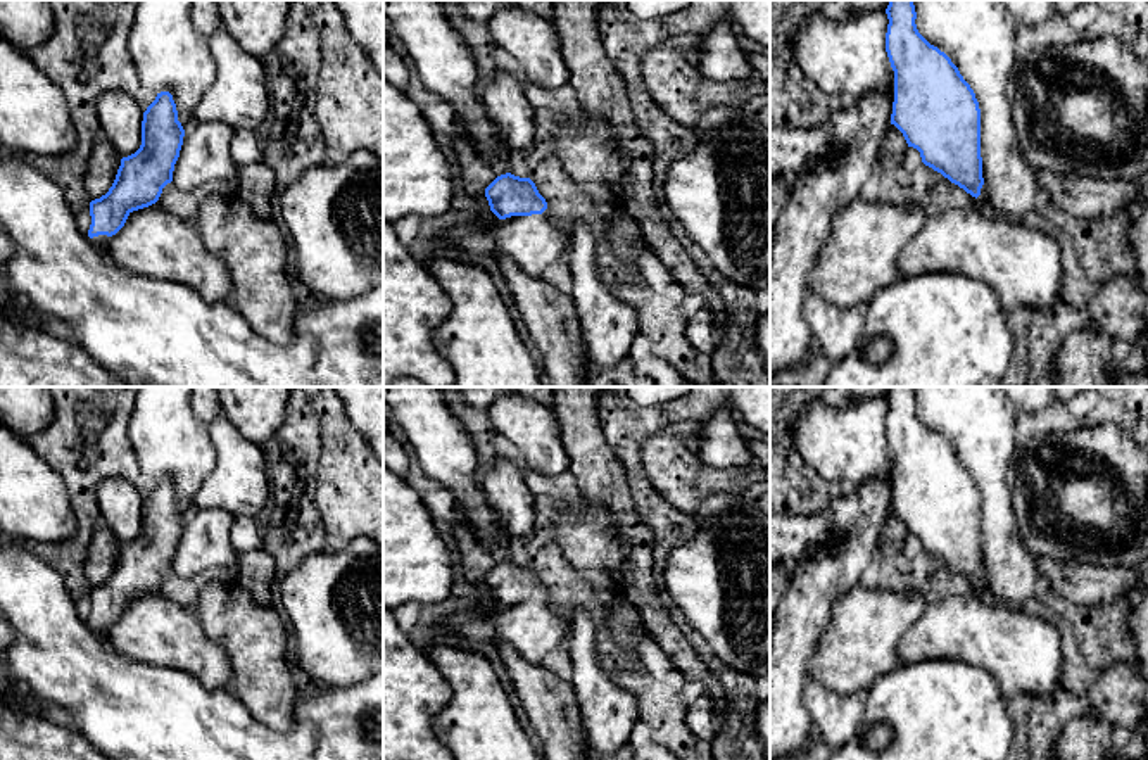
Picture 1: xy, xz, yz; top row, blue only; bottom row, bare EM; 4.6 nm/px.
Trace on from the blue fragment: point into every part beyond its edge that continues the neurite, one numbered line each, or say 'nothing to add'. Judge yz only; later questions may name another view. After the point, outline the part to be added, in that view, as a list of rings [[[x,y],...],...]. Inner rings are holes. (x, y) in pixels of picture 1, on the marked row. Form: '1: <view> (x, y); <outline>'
1: yz (977, 35); [[[913,0],[913,5],[918,33],[951,59],[979,102],[984,185],[977,206],[991,209],[993,218],[1024,218],[1036,211],[1041,180],[1017,149],[1012,104],[1006,95],[1019,57],[1015,22],[1000,0]]]

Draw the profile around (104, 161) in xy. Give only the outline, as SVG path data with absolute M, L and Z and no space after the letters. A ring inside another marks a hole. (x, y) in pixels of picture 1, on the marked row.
M100 138L93 145L83 176L83 185L90 200L100 199L109 192L121 166L121 159L123 157L107 138Z

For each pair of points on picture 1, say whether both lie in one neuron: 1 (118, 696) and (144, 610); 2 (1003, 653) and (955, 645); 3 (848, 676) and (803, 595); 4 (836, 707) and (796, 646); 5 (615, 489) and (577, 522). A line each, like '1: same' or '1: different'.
1: different
2: same
3: different
4: different
5: different

